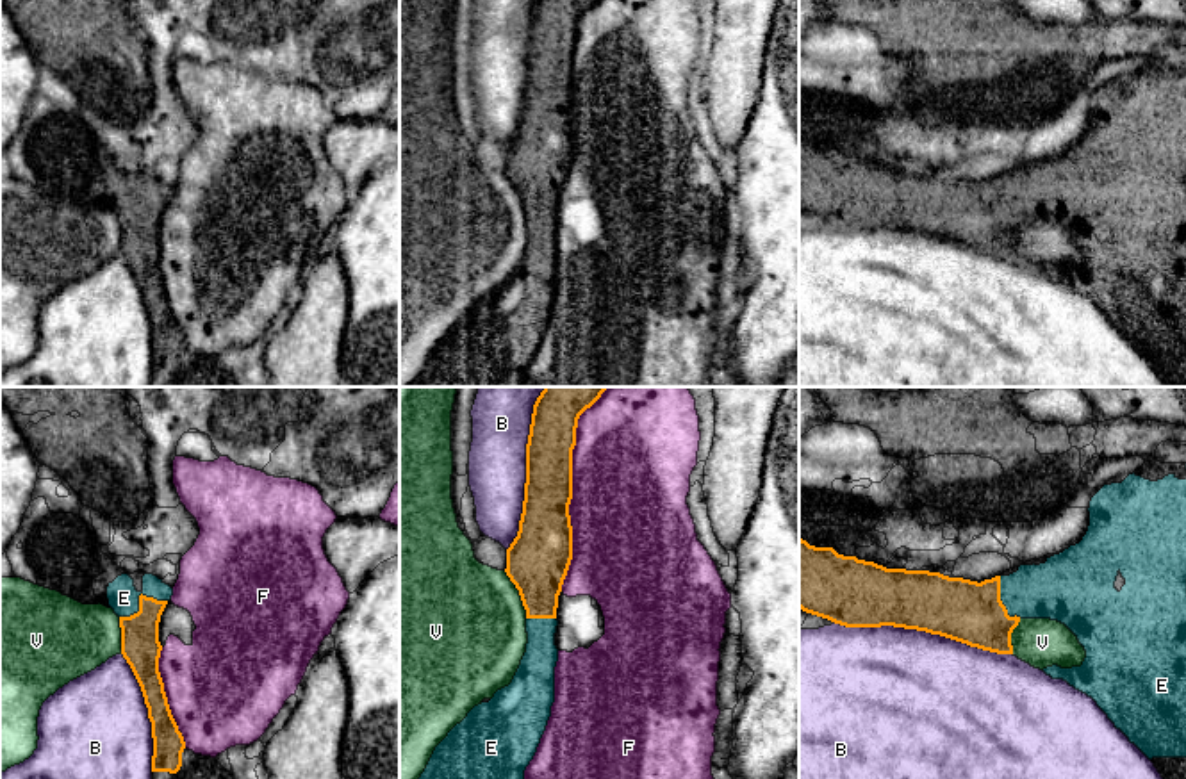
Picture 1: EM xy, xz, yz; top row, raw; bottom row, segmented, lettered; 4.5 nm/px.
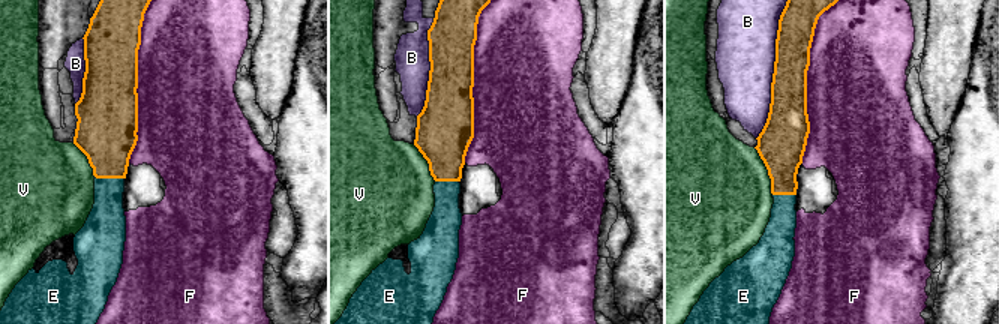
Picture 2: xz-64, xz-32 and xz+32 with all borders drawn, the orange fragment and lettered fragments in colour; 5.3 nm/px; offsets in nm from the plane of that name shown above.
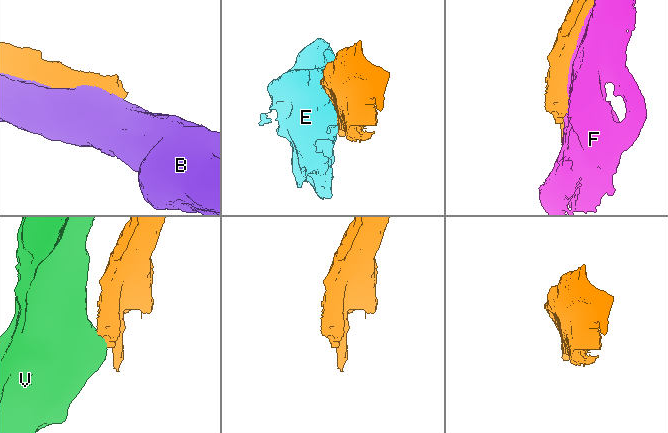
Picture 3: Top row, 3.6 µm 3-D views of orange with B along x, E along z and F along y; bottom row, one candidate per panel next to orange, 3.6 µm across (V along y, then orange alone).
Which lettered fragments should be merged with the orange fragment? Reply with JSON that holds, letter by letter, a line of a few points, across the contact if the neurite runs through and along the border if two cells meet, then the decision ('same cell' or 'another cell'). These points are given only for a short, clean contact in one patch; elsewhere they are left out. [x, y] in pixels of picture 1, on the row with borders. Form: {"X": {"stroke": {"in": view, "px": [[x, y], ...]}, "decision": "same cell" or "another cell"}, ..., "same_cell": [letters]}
{"B": {"decision": "another cell"}, "E": {"decision": "same cell"}, "F": {"decision": "another cell"}, "V": {"stroke": {"in": "xz", "px": [[503, 571], [518, 590], [527, 617]]}, "decision": "another cell"}, "same_cell": ["E"]}

